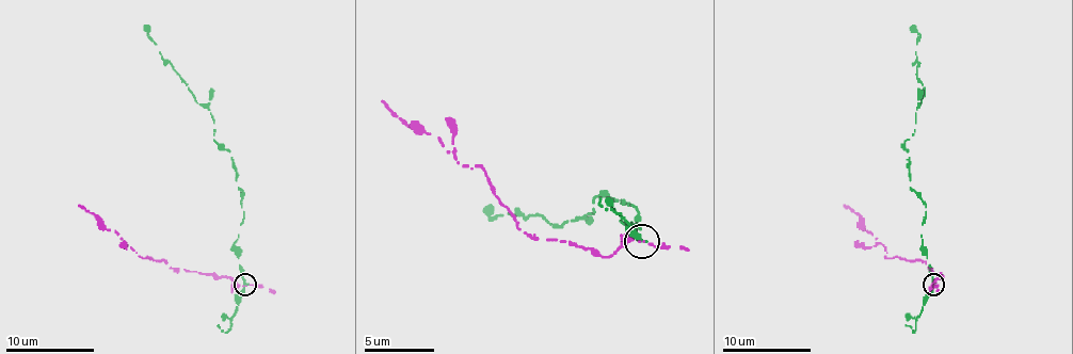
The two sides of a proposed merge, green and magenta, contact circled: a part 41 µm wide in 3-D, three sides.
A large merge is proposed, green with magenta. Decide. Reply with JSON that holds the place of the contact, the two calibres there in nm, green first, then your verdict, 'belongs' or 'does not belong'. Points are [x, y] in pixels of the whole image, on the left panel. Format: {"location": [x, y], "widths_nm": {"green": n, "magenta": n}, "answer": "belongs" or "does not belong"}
{"location": [244, 285], "widths_nm": {"green": 240, "magenta": 110}, "answer": "does not belong"}

